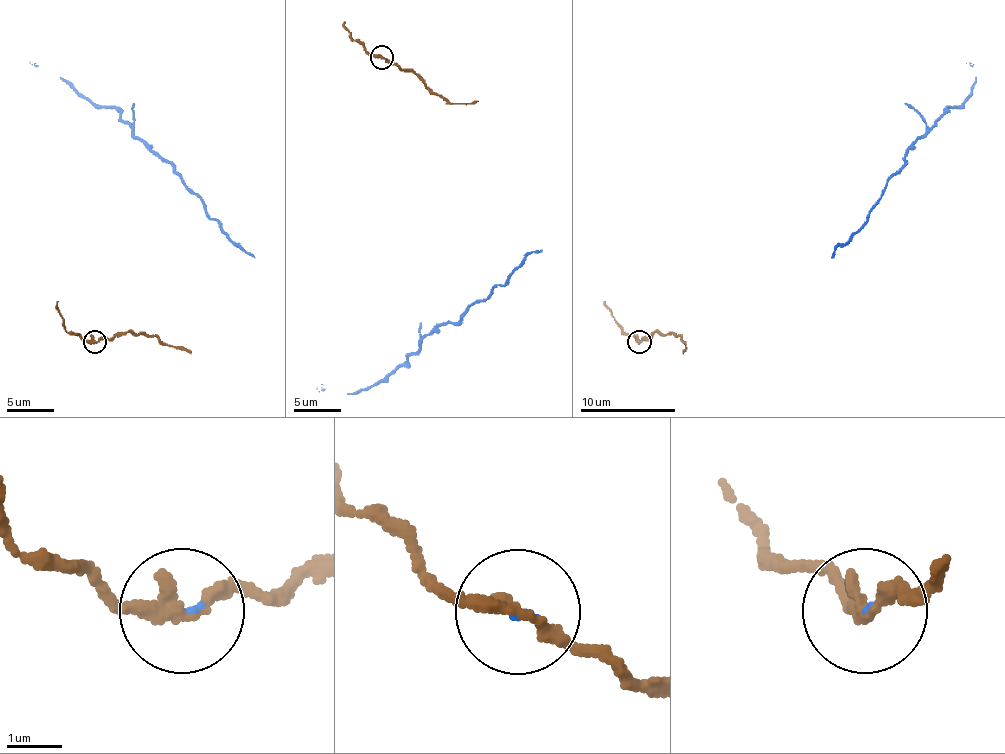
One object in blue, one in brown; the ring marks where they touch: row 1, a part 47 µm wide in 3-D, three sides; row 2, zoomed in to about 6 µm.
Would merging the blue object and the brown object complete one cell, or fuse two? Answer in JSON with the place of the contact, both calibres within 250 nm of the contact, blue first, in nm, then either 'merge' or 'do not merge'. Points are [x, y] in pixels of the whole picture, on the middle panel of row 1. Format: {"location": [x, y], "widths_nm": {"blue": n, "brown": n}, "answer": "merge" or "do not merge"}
{"location": [382, 57], "widths_nm": {"blue": 70, "brown": 240}, "answer": "do not merge"}

